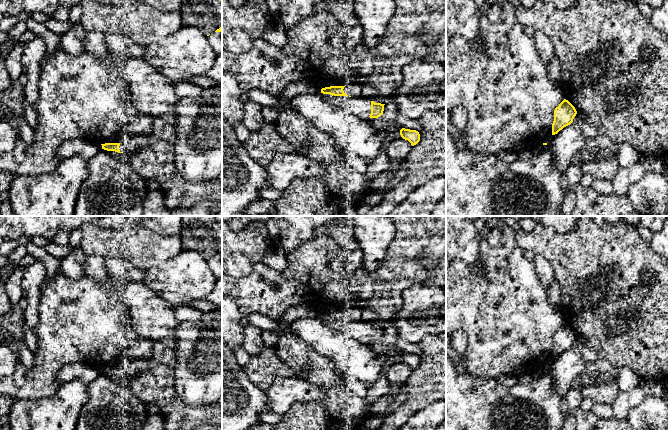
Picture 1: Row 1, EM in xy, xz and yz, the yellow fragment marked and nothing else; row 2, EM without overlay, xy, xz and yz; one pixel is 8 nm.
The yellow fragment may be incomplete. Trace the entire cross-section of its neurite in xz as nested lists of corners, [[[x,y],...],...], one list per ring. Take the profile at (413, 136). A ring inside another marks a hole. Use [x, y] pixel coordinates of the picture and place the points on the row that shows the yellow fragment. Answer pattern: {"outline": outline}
{"outline": [[[402,128],[400,130],[400,135],[403,139],[408,140],[412,146],[420,141],[420,134],[416,130]]]}

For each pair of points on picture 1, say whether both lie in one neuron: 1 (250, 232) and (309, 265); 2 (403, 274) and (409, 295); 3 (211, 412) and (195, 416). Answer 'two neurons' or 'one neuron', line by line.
1: two neurons
2: two neurons
3: two neurons

